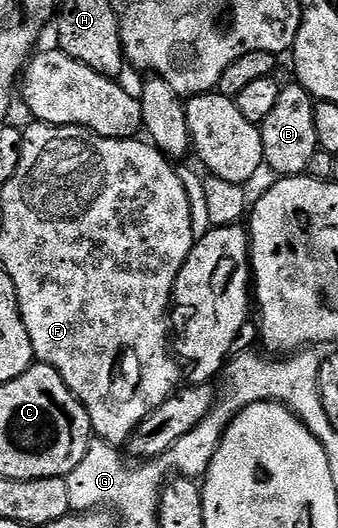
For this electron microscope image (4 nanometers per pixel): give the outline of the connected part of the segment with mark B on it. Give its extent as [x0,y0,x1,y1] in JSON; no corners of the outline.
[259,81,318,177]

